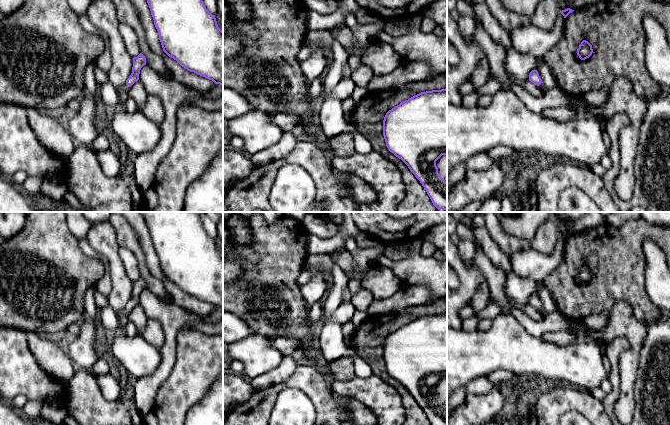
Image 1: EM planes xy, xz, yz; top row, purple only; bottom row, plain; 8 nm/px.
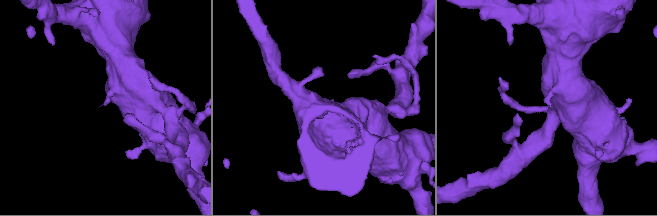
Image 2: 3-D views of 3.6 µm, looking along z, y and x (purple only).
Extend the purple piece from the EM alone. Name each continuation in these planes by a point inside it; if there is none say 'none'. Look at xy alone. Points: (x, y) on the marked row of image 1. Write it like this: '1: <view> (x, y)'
1: xy (124, 90)

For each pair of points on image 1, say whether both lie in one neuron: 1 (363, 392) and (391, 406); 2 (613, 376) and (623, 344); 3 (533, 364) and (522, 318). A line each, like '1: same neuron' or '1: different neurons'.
1: same neuron
2: same neuron
3: different neurons

